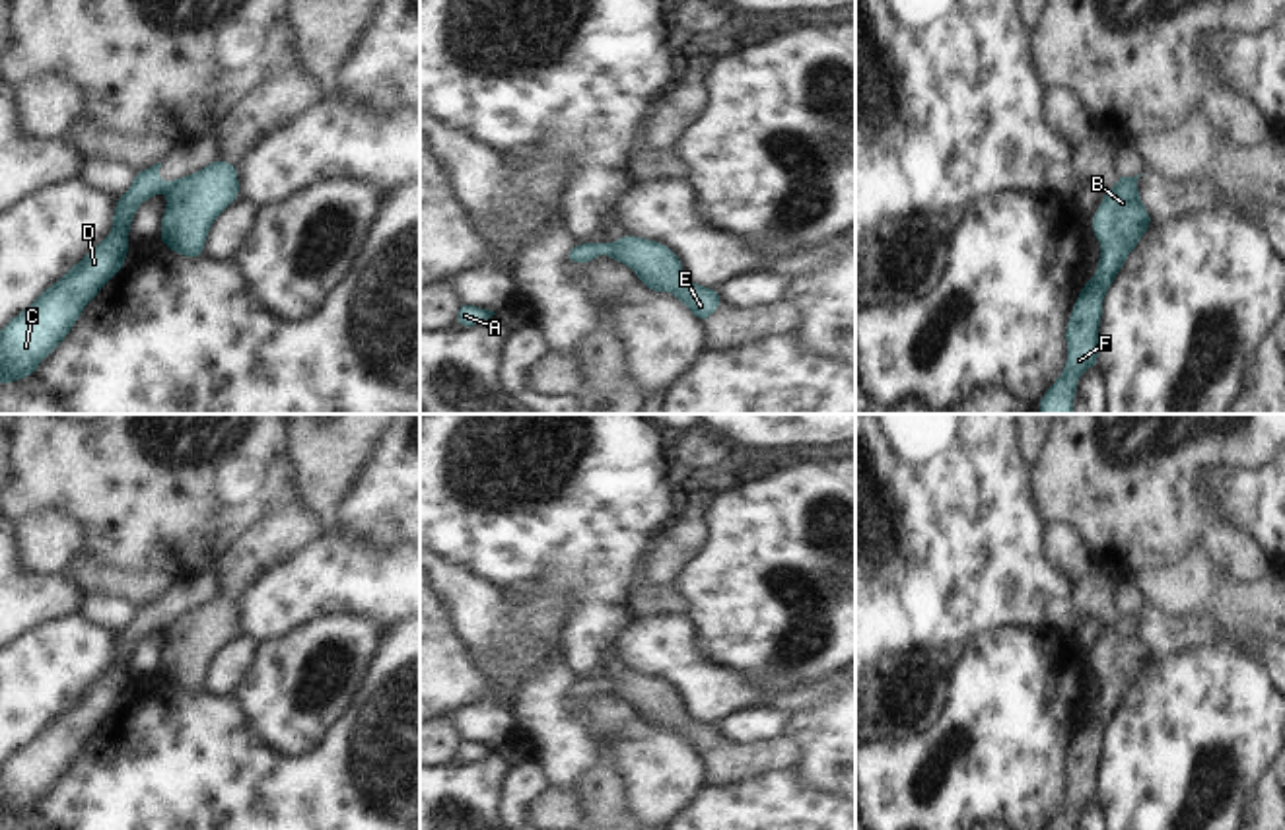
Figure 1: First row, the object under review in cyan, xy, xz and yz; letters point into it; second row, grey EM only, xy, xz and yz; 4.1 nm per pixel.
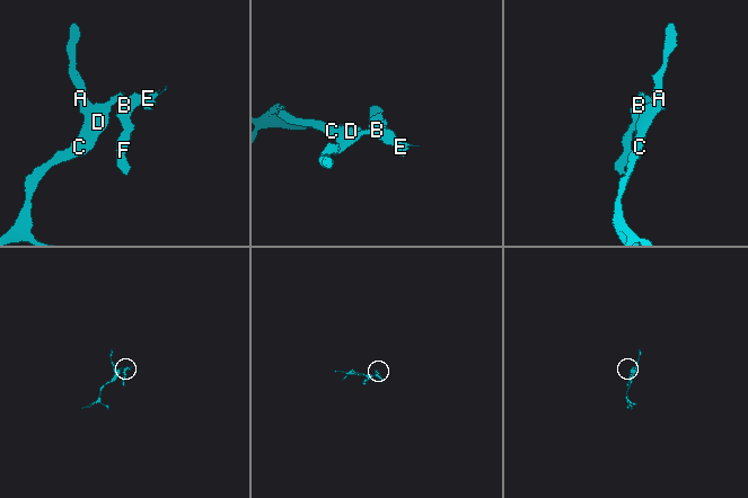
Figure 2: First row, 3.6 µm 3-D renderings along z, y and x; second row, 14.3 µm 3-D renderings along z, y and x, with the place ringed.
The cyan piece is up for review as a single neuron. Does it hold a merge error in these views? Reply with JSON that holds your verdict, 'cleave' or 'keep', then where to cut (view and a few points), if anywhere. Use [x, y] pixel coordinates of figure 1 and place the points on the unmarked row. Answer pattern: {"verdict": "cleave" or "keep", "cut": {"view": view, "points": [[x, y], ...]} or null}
{"verdict": "cleave", "cut": {"view": "xy", "points": [[183, 613], [168, 626]]}}

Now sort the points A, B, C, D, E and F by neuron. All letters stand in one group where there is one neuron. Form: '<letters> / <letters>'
A C D / B E F

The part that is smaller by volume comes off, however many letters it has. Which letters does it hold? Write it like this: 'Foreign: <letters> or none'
Foreign: B, E, F

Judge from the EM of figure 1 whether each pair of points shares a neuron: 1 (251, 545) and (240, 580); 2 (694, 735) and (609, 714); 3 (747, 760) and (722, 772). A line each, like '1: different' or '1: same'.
1: same
2: different
3: same

